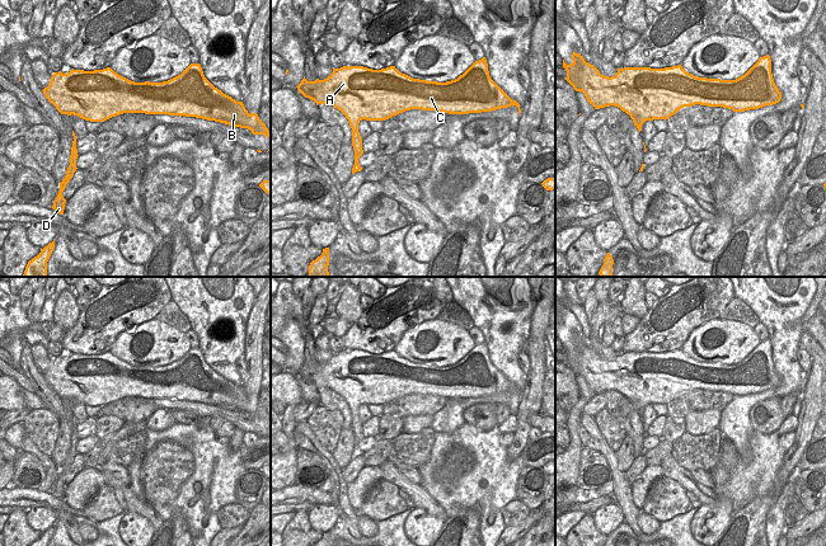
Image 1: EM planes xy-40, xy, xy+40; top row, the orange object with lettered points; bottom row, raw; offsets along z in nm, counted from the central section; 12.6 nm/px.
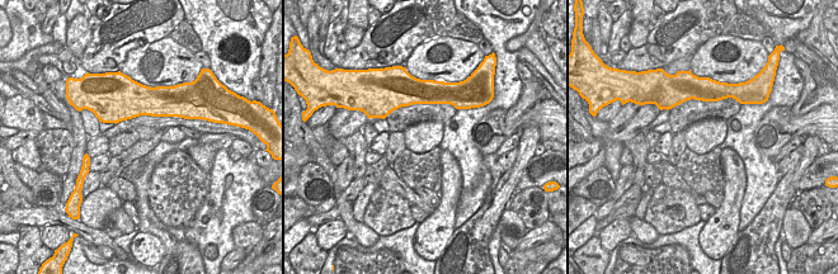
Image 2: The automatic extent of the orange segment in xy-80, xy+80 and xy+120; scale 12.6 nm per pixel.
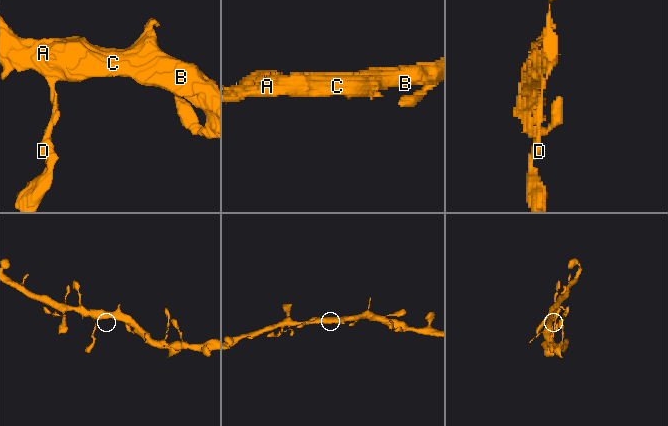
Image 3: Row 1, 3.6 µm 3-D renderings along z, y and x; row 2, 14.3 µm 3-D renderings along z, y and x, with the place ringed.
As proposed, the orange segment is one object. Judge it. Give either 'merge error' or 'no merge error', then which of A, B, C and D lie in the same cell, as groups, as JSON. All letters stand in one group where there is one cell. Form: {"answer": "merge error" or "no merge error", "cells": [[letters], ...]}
{"answer": "no merge error", "cells": [["A", "B", "C", "D"]]}

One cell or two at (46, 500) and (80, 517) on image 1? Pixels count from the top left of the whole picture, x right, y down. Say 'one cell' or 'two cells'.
one cell

